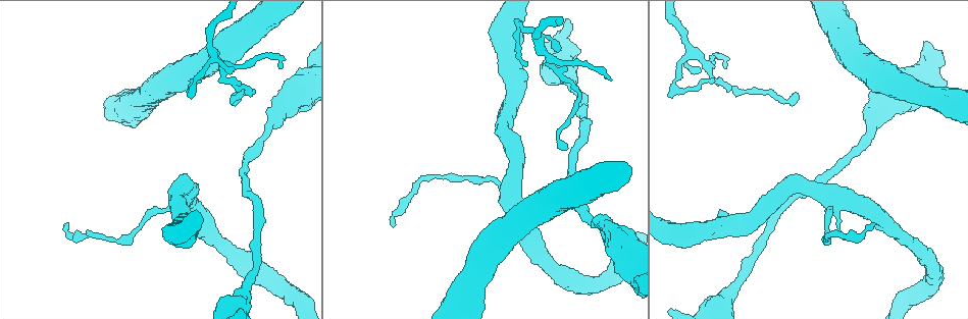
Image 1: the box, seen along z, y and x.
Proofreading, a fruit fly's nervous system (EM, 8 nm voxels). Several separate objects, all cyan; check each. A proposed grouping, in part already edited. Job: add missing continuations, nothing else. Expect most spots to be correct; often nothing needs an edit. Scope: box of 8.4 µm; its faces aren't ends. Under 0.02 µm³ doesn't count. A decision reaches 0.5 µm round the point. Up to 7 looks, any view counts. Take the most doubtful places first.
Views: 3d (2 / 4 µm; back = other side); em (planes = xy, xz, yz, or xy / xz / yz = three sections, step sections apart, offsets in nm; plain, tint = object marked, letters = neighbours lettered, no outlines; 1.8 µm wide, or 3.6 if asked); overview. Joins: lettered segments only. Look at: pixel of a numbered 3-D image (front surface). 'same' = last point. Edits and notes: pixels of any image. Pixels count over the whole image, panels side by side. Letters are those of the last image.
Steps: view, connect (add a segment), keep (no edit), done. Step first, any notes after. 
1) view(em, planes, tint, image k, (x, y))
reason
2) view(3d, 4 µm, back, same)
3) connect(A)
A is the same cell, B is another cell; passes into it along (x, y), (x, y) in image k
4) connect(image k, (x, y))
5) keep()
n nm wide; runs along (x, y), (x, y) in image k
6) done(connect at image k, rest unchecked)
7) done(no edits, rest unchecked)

view(3d, 4 µm, image 1, (393, 223))

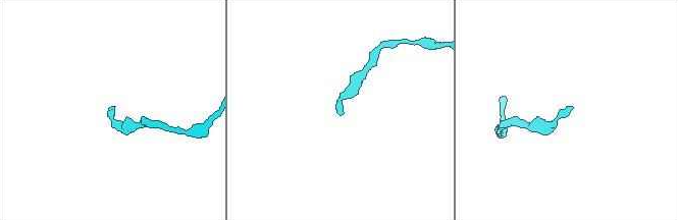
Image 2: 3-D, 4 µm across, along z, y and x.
view(em, xz, step 4, tint, image 2, (341, 113))

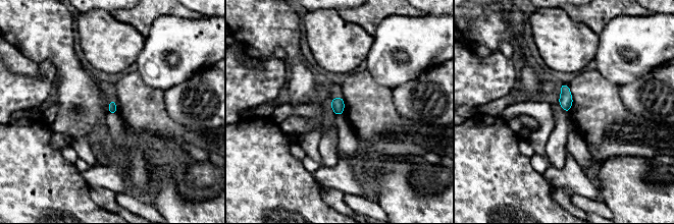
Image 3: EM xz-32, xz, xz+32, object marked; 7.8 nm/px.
view(em, planes, letters, same)

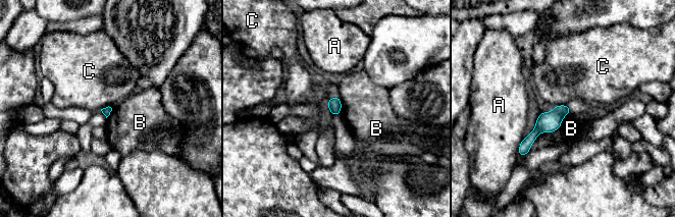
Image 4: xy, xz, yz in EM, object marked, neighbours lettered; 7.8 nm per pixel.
keep()
A, B and C are other cells; border along (340, 97), (341, 112), (338, 115) in image 4; no lettered segment goes on from it

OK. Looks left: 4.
view(em, planes, letters, image 1, (700, 71))
an open end

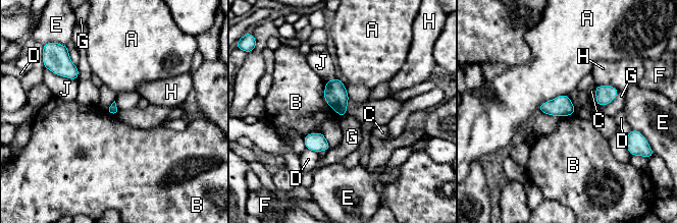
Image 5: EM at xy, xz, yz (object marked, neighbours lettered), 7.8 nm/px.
keep()
B touches over 280 nm; A, B, C, D, E, F, G, H and J are other cells; no lettered segment goes on from it

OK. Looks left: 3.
view(3d, 4 µm, image 1, (799, 97))
an open end

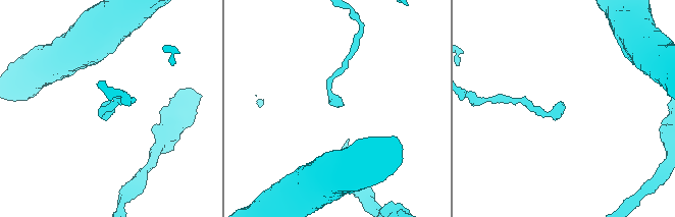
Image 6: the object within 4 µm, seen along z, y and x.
view(em, 3.6 µm, planes, letters, image 6, (114, 111))

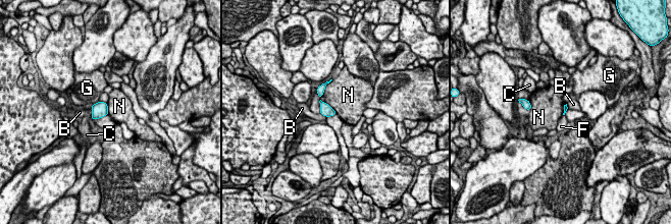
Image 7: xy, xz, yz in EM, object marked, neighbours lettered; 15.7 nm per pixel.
keep()
B, C, F, G and N are other cells; no lettered segment goes on from it

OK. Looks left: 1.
done(no edits, rest unchecked)

